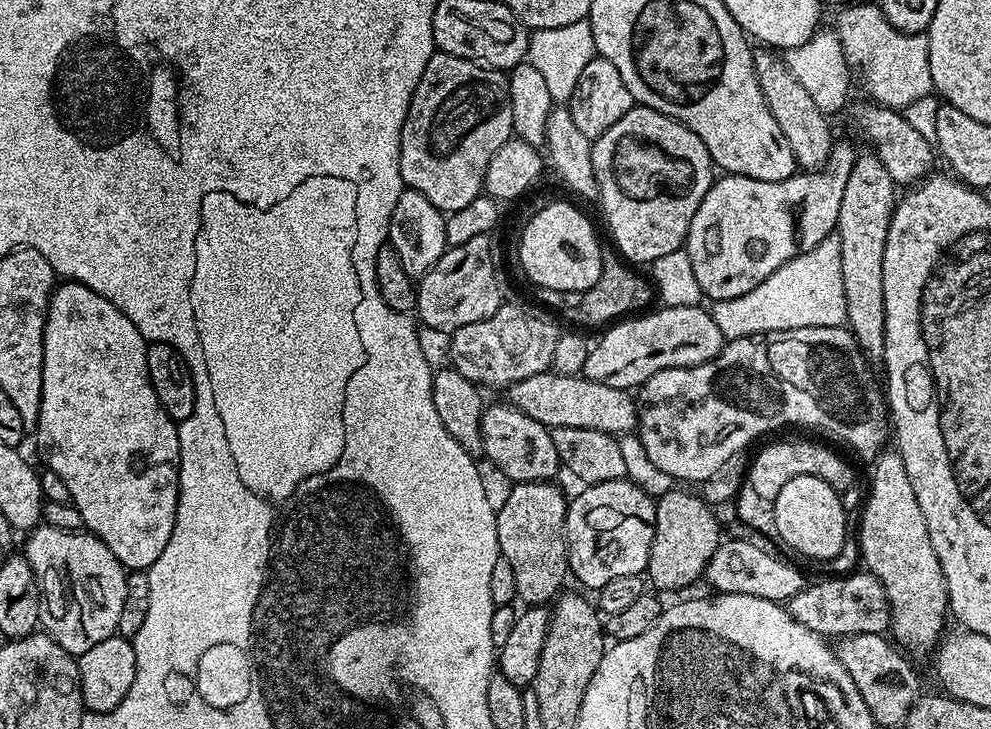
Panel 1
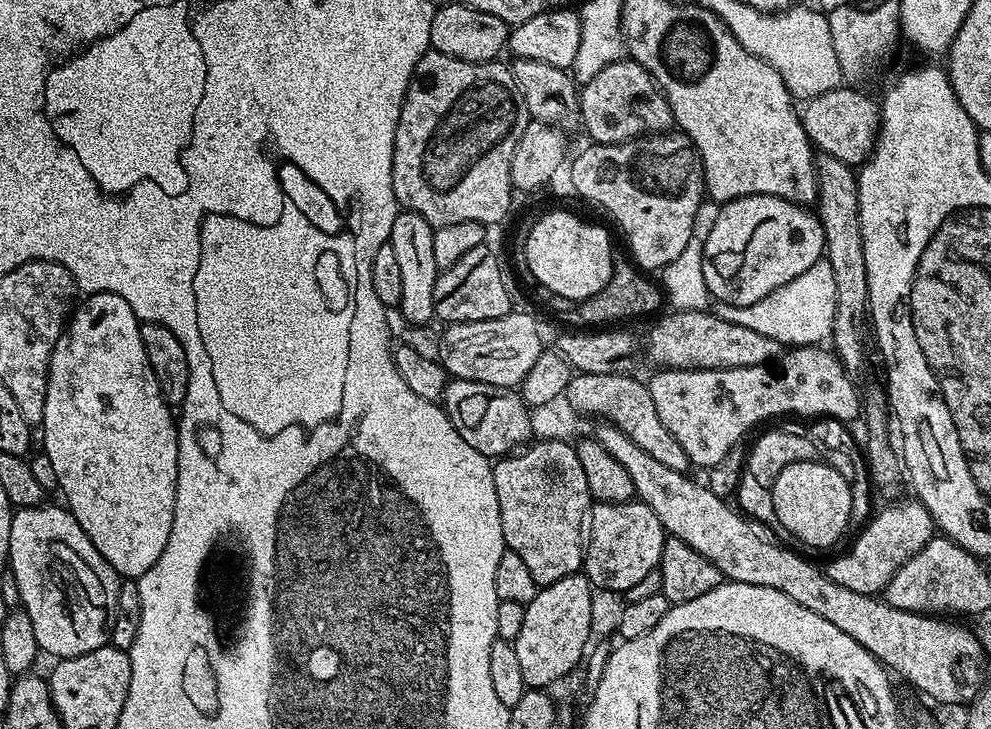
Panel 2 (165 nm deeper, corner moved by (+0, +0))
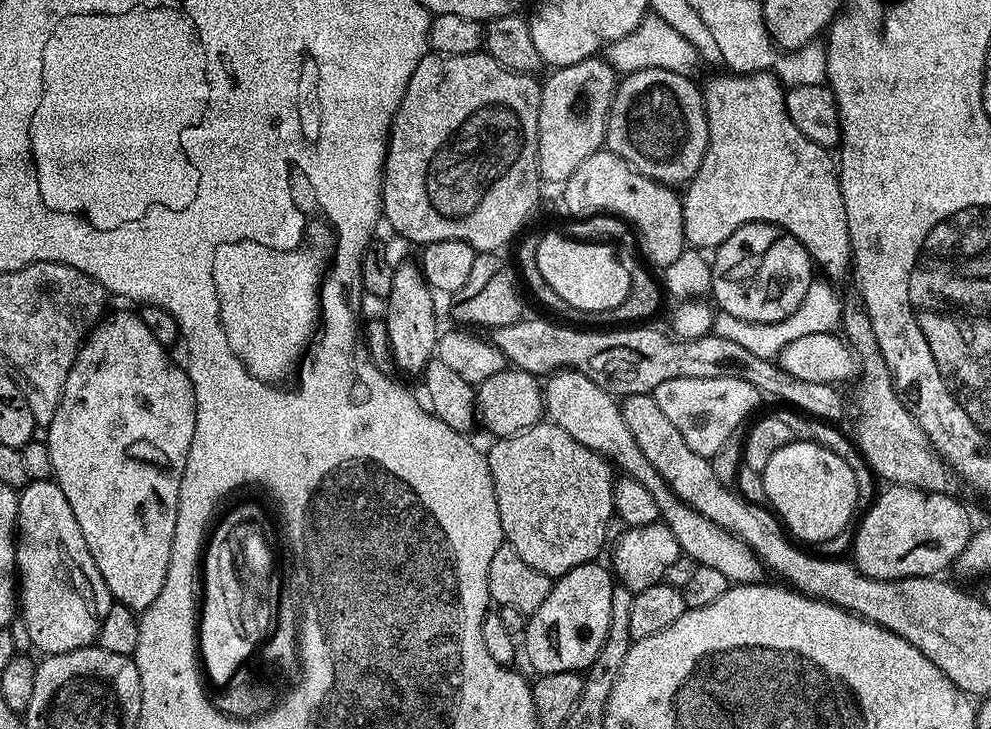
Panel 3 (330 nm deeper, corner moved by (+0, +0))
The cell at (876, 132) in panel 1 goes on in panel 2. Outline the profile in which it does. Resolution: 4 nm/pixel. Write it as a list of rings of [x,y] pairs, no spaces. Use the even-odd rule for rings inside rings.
[[[841,86],[826,94],[818,94],[802,108],[804,129],[813,149],[838,158],[838,162],[859,166],[872,155],[876,147],[876,134],[880,130],[880,110],[875,99],[871,100],[856,88]]]

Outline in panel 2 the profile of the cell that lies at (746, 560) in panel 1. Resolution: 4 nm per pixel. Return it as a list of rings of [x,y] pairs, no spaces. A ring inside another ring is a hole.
[[[915,498],[892,504],[879,512],[880,509],[859,529],[860,537],[853,542],[852,549],[845,556],[826,564],[828,576],[838,582],[838,586],[846,586],[846,590],[858,590],[858,594],[867,596],[883,593],[896,571],[907,560],[914,558],[914,554],[918,554],[918,550],[922,550],[922,546],[926,546],[926,542],[930,542],[934,535],[931,514]]]

